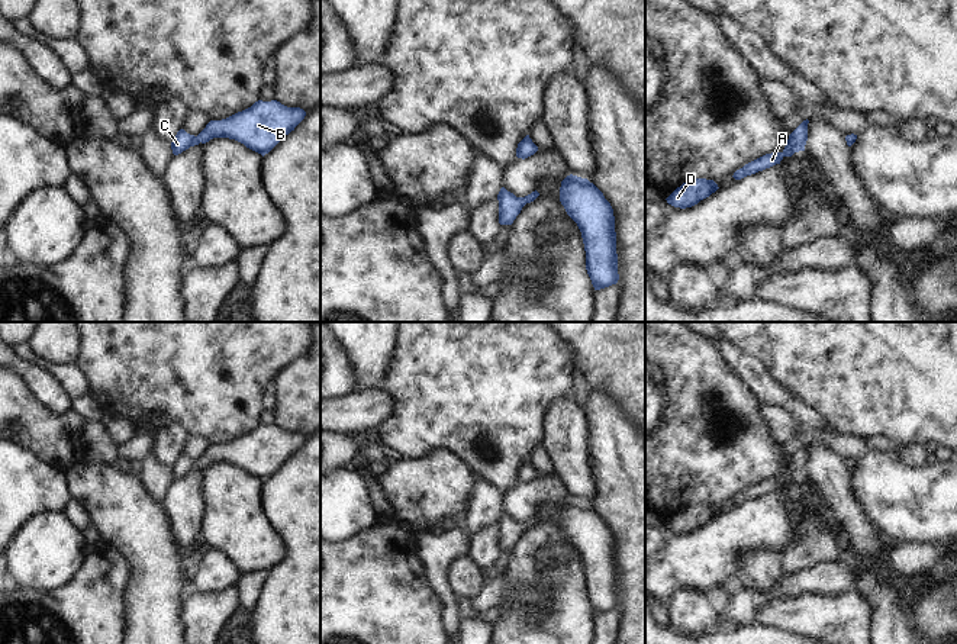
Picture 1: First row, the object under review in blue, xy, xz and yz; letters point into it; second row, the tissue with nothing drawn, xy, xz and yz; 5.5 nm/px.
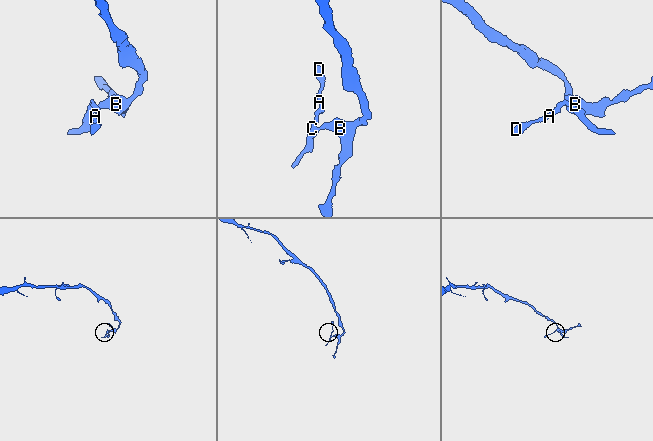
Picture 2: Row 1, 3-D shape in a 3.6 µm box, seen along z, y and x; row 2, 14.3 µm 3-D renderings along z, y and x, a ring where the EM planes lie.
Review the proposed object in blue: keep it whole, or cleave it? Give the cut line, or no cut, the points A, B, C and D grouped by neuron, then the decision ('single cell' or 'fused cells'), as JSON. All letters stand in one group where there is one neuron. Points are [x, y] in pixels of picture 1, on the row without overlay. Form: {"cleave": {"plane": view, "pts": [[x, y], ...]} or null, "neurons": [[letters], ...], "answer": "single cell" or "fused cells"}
{"cleave": null, "neurons": [["A", "B", "C", "D"]], "answer": "single cell"}

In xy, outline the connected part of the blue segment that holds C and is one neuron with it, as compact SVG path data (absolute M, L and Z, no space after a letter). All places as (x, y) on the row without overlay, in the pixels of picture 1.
M258 425L251 432L226 444L210 445L197 461L180 454L171 467L171 474L174 480L178 480L200 467L229 463L264 482L294 455L304 441L306 437L300 432L287 432L277 425Z

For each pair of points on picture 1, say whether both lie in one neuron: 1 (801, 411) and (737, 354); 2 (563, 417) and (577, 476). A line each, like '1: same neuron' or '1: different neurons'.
1: same neuron
2: same neuron

